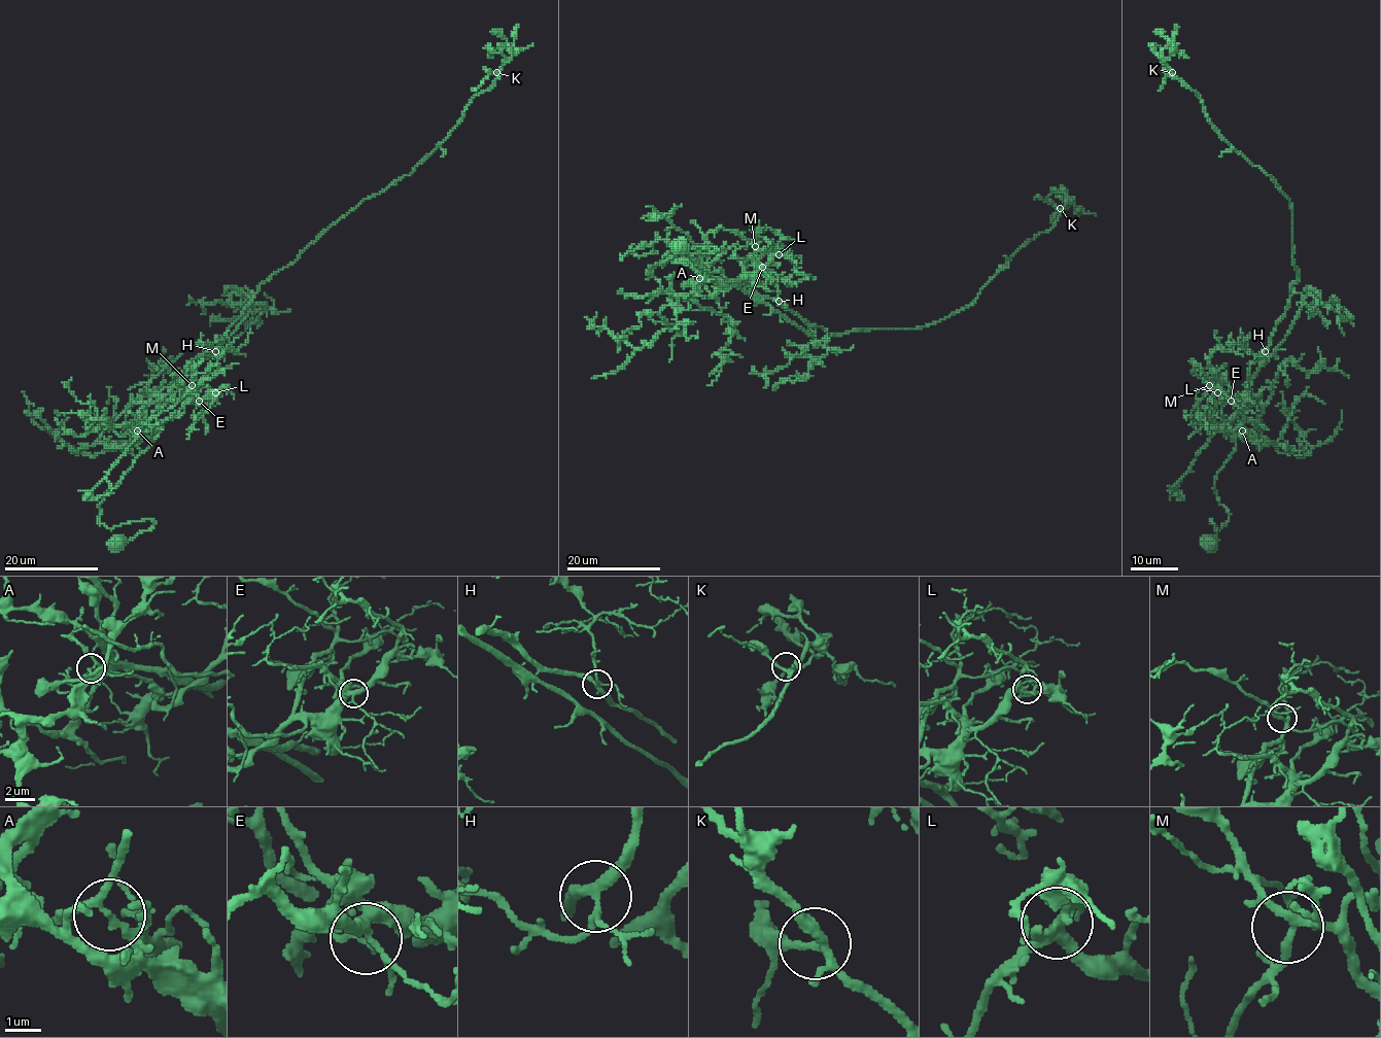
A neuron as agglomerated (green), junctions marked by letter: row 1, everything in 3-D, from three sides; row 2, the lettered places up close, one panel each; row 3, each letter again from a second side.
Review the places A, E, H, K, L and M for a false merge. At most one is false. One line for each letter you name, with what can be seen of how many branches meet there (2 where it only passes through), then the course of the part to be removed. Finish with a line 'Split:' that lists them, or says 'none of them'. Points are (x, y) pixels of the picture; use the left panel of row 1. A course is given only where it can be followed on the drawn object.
A: 4 | (137, 430), (136, 436), (142, 434), (141, 412), (236, 329), (251, 300), (243, 288), (246, 312), (210, 325)
Split: A

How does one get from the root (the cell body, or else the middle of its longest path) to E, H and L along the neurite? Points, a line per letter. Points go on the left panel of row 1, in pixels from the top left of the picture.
E: (116, 544), (154, 523), (133, 521), (111, 529), (100, 524), (104, 496), (185, 402), (199, 401)
H: (116, 544), (154, 523), (100, 524), (104, 496), (183, 404), (173, 395), (186, 367), (215, 351)
L: (116, 544), (154, 523), (133, 521), (111, 529), (100, 524), (104, 496), (185, 402), (215, 392)

